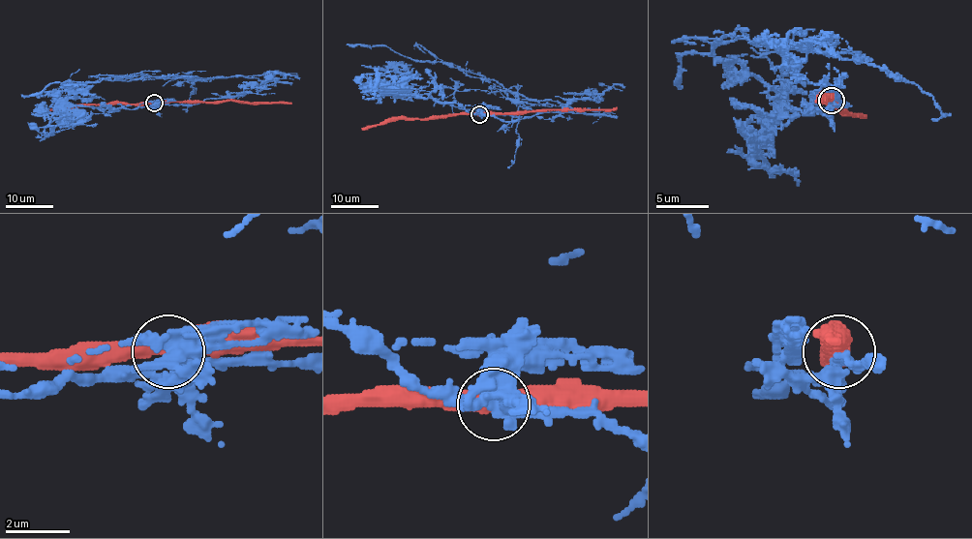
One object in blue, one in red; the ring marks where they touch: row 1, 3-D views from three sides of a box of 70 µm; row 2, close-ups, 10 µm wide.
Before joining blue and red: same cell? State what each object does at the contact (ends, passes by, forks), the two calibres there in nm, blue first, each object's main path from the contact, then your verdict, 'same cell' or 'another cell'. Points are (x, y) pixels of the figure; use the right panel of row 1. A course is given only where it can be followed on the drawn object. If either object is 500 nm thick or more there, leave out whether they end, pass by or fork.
blue forks; red passes by; calibres 280 and 460 nm; course blue (831, 101), (806, 114), (788, 106), (786, 48), (796, 48), (762, 38), (680, 53), (675, 85); course red (831, 101), (820, 96), (815, 101); another cell

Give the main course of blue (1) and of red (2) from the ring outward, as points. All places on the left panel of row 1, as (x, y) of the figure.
1: (153, 104), (131, 109), (70, 105), (57, 94), (75, 83), (171, 74), (48, 83), (38, 93), (21, 96)
2: (153, 104), (291, 104)

